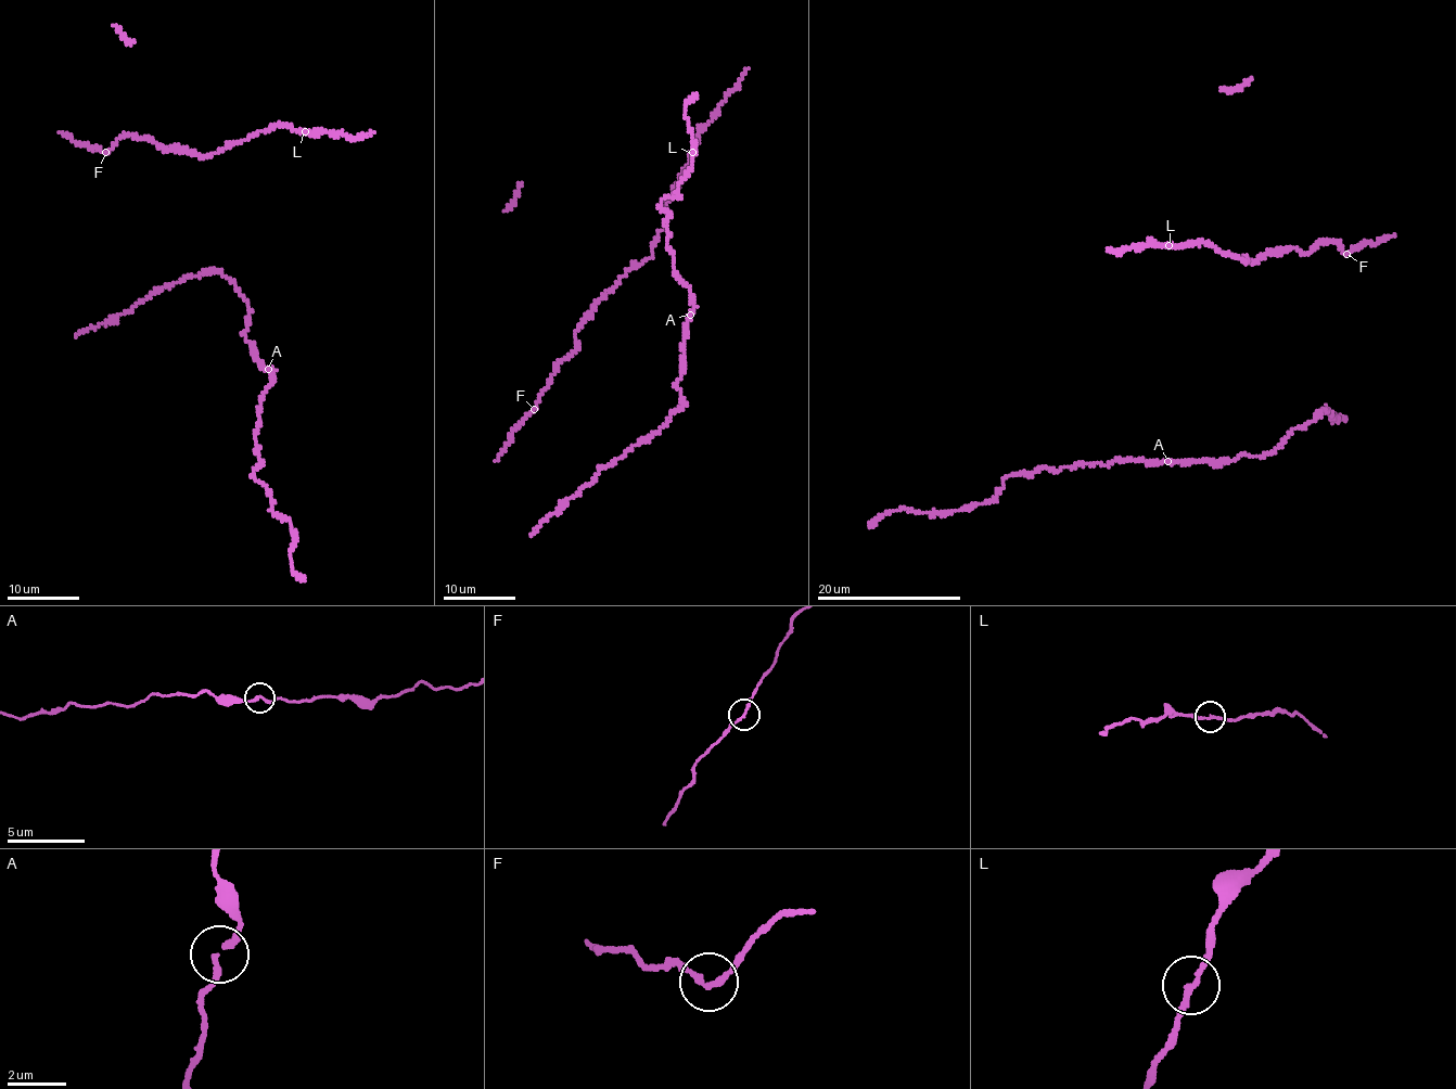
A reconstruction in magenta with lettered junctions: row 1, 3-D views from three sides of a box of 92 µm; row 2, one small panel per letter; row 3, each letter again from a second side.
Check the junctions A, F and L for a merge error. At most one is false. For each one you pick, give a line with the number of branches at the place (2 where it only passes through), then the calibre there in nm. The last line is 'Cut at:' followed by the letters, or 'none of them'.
Cut at: none of them

